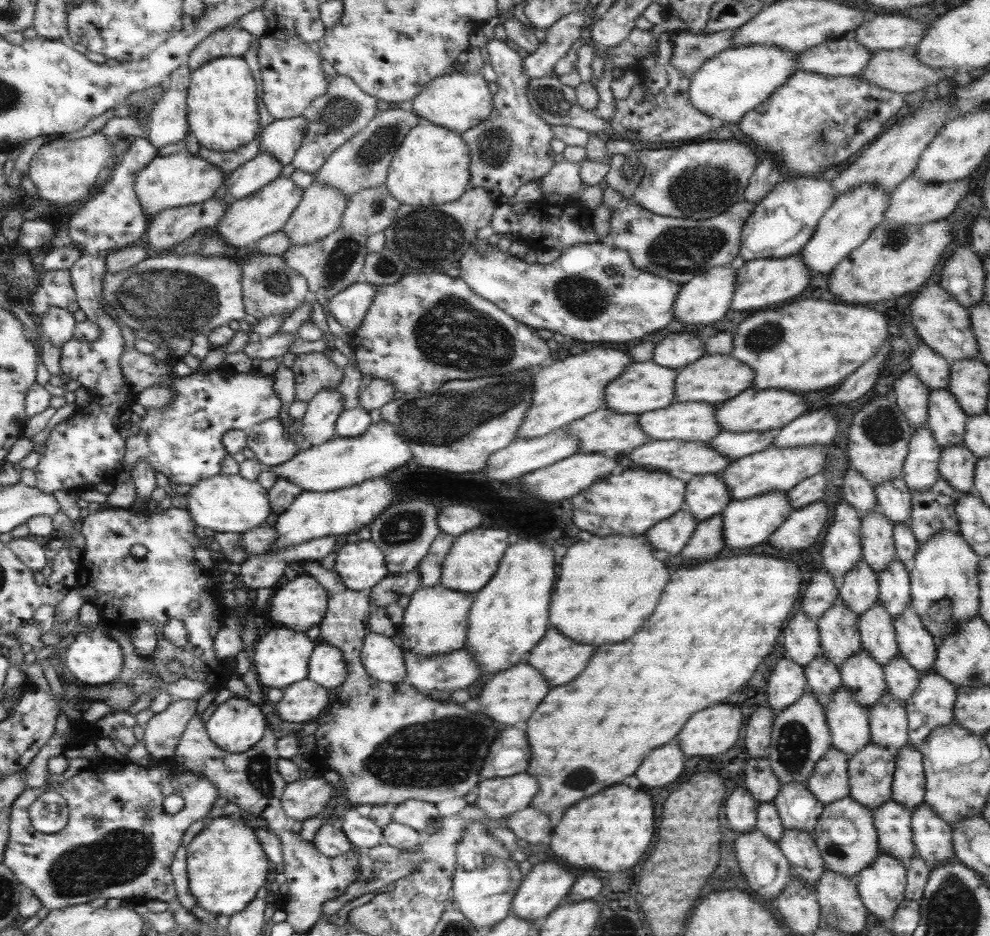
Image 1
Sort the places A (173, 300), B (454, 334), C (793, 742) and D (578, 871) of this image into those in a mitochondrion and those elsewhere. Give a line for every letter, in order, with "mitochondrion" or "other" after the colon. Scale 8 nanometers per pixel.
A: mitochondrion
B: mitochondrion
C: mitochondrion
D: other

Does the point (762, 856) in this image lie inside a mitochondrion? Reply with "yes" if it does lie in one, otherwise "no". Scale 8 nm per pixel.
no

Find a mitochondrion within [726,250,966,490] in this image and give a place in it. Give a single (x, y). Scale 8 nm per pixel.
(880, 425)

